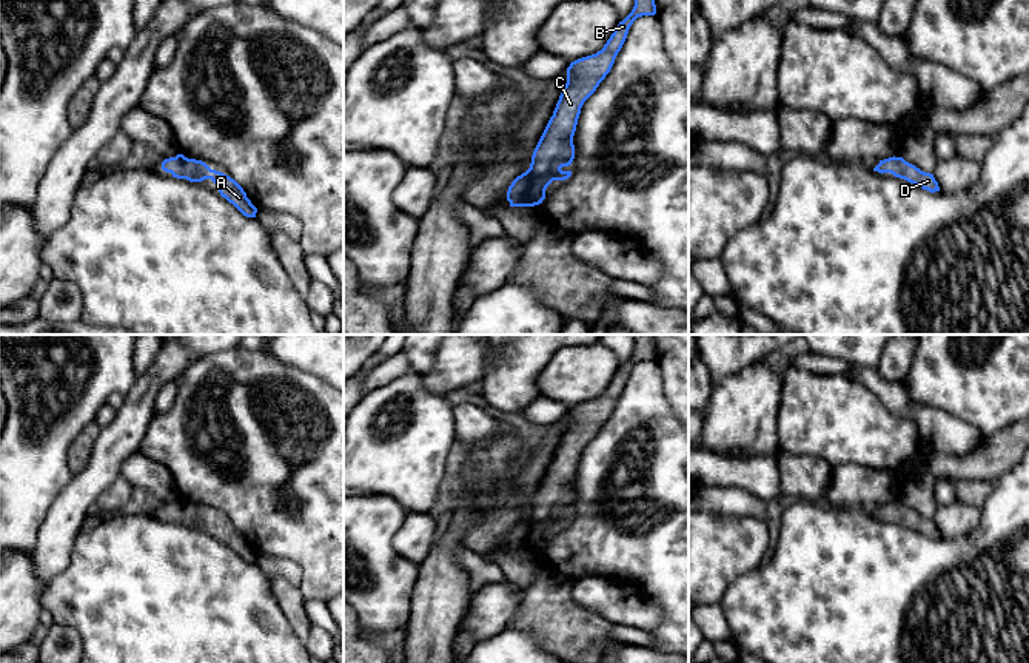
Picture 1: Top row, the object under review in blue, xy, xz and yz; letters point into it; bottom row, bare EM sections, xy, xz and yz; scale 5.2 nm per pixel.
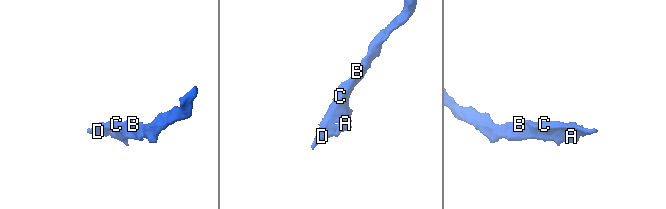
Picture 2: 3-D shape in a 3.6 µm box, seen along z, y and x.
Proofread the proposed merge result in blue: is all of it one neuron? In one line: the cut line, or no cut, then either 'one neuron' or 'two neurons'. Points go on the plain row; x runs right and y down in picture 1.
cut none; one neuron

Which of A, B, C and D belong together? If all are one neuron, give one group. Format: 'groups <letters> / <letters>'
groups A B C D

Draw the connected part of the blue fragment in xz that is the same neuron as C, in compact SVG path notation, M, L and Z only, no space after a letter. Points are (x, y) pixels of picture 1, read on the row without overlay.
M635 335L632 358L619 367L604 393L570 409L567 429L533 496L530 513L508 532L510 552L539 550L553 526L565 526L571 521L571 517L561 513L571 510L575 504L573 481L584 447L610 418L633 367L638 362L655 359L655 335Z

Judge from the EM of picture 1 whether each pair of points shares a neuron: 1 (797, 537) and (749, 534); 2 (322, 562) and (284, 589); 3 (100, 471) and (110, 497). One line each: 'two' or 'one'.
1: two
2: two
3: two

